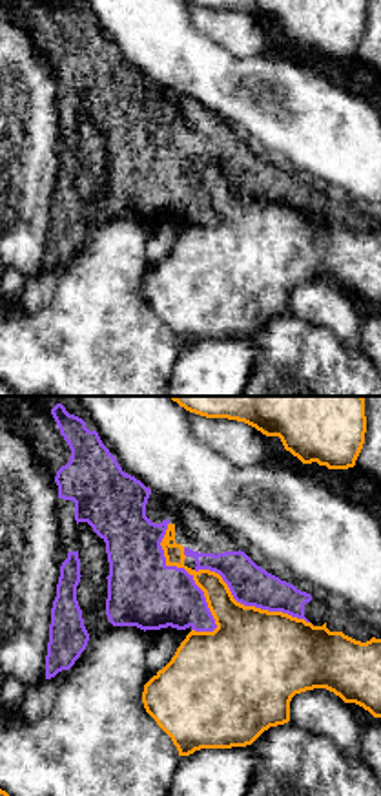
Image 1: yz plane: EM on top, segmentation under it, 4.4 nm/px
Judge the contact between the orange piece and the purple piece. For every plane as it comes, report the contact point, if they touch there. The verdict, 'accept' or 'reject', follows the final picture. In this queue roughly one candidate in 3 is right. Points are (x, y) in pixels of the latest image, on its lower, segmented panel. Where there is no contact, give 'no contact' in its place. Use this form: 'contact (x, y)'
contact (186, 570)

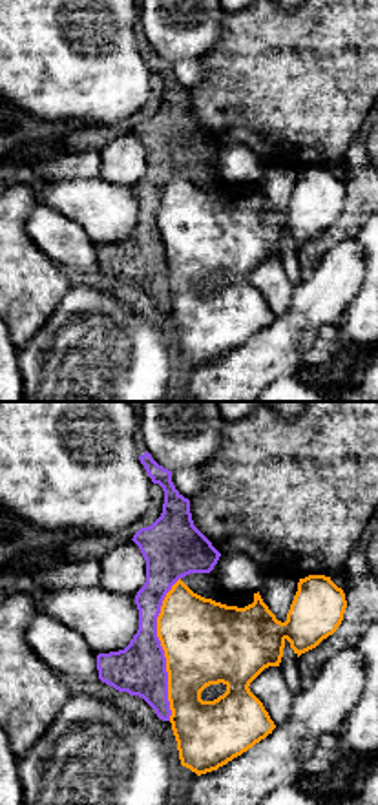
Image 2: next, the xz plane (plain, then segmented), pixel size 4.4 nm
contact (163, 648)

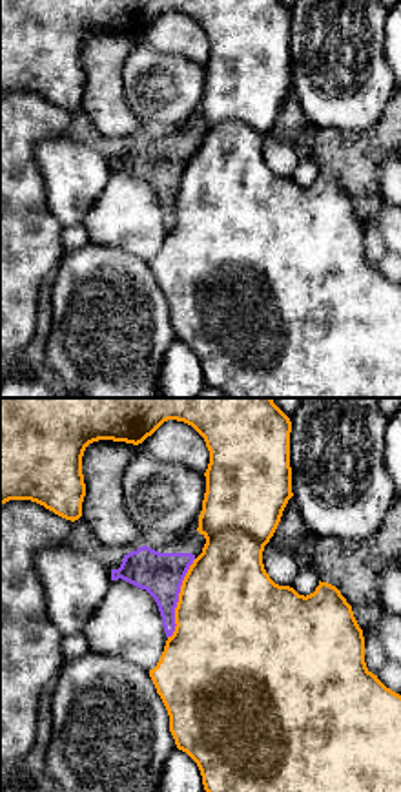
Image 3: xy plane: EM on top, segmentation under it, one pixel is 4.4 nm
contact (179, 599)

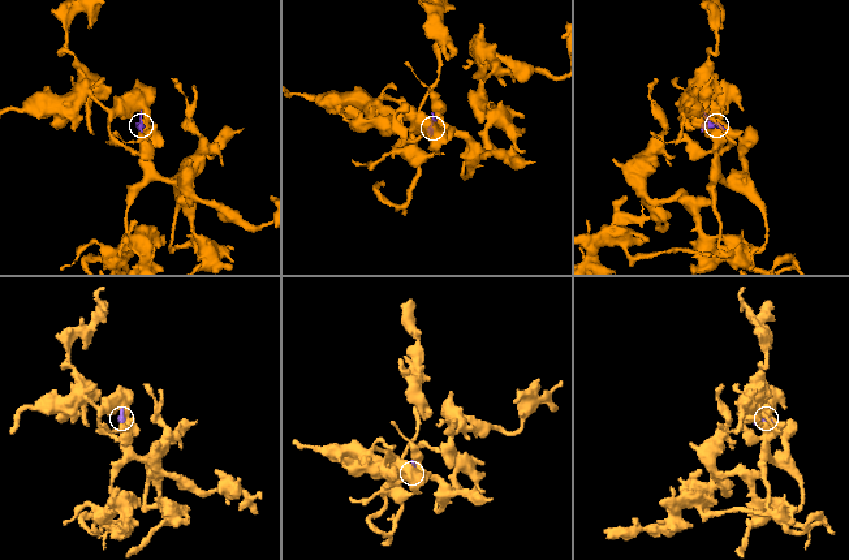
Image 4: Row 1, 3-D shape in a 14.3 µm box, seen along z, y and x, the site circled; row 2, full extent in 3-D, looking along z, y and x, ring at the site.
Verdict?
reject

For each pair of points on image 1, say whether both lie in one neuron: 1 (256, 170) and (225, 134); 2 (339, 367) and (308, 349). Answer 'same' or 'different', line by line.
1: same
2: same

